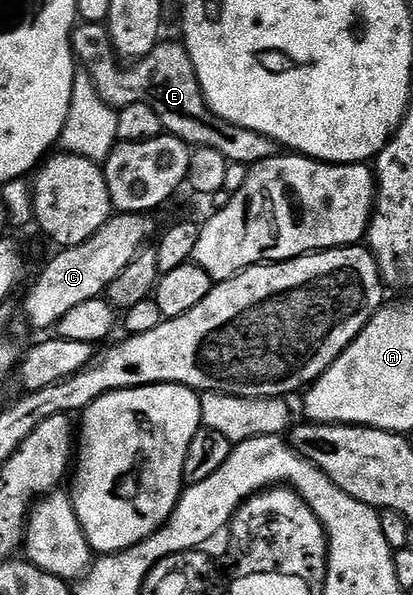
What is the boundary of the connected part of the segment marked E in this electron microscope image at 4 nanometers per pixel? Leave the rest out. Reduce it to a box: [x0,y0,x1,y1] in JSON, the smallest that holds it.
[72,23,277,165]

